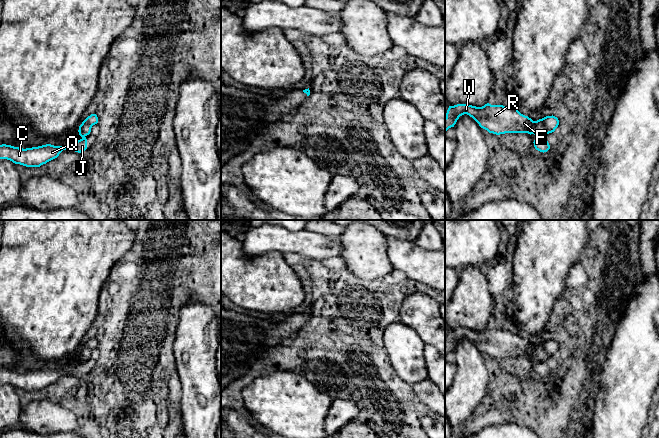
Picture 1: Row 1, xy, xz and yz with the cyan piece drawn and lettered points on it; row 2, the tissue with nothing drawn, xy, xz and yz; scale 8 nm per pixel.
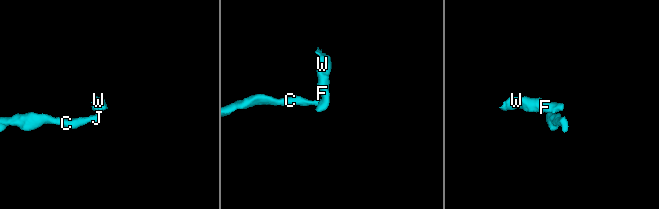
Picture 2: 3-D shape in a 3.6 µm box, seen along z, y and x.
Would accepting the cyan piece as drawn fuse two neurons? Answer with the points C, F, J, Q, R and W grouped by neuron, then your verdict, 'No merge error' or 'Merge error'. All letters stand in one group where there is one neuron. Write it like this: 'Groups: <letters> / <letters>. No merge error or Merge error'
Groups: C J Q / F R W. Merge error

